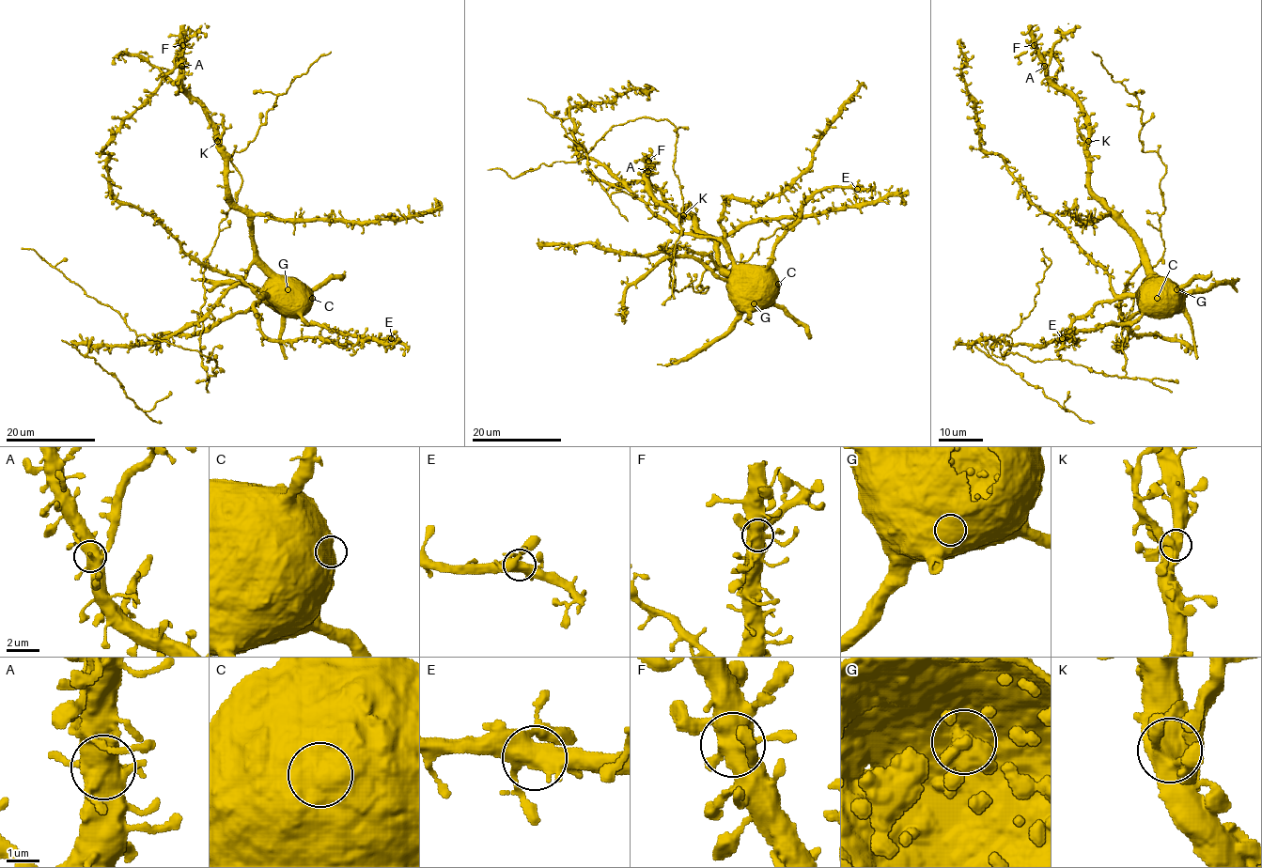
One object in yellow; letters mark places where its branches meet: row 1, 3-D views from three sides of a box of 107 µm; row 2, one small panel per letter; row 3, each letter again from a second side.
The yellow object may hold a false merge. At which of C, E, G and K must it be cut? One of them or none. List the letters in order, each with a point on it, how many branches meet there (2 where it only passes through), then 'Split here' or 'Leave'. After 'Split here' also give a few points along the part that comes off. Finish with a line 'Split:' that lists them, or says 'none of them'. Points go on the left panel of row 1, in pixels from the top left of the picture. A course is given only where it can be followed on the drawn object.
C: Place: (312, 298). Branches: 3. Leave
E: Place: (391, 338). Branches: 4. Leave
G: Place: (288, 289). Branches: 4. Leave
K: Place: (217, 141). Branches: 5. Leave
Split: none of them

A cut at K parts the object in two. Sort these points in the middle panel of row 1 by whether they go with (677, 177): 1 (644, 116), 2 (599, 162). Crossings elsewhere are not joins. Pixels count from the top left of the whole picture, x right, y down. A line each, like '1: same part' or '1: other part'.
1: same part
2: other part

